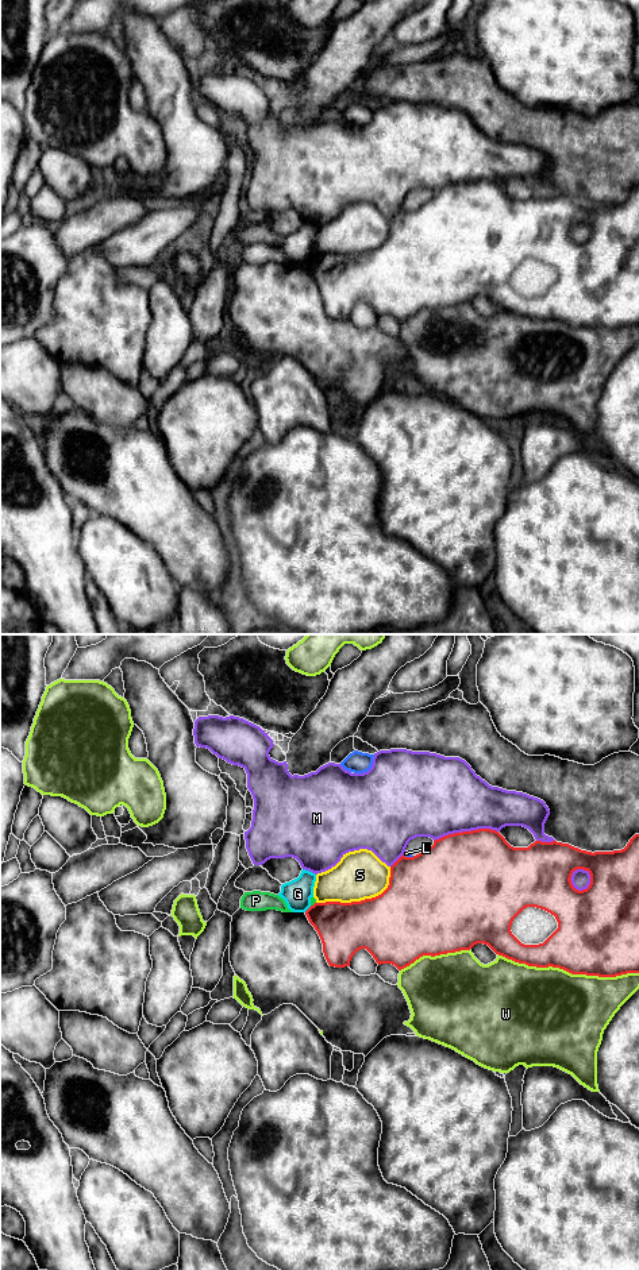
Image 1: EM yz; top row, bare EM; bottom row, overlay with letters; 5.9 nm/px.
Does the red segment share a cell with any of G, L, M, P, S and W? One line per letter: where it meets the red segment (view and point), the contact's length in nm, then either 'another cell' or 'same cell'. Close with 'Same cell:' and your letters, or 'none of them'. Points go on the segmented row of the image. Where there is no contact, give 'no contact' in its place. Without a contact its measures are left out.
G: yz (308, 908) | 60 nm | another cell
L: yz (408, 857) | 70 nm | another cell
M: yz (465, 832) | 380 nm | another cell
P: yz (314, 904) | 40 nm | another cell
S: yz (361, 900) | 500 nm | another cell
W: yz (568, 971) | 850 nm | another cell
Same cell: none of them

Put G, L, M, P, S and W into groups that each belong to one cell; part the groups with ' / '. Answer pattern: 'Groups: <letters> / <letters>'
Groups: G / L / M / P / S / W

